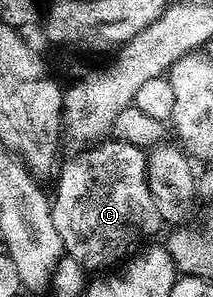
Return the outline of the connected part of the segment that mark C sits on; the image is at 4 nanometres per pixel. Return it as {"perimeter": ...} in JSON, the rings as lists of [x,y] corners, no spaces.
{"perimeter":[[[106,139],[77,152],[81,153],[75,154],[65,165],[65,193],[52,194],[51,219],[55,223],[55,231],[59,231],[59,239],[63,239],[64,256],[75,259],[85,271],[105,271],[124,262],[138,246],[153,239],[148,237],[160,231],[162,210],[151,195],[145,166],[147,153],[142,146],[120,139]]]}

